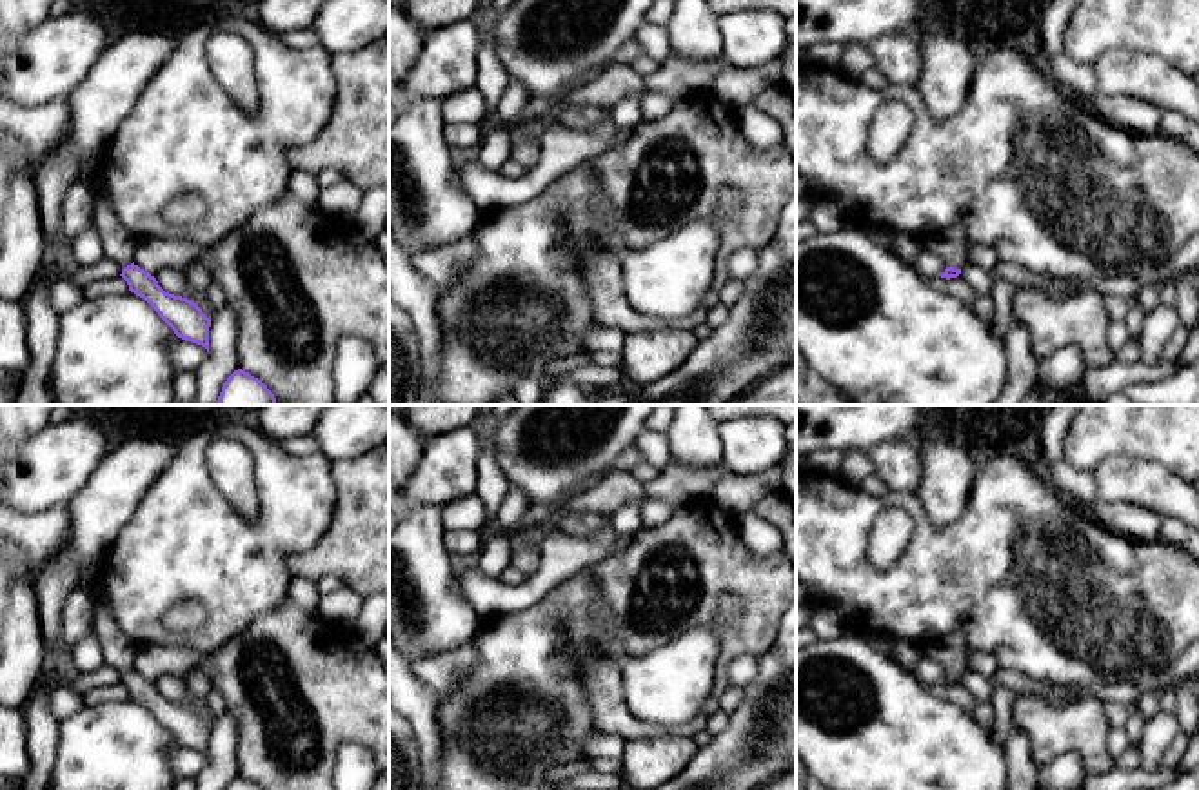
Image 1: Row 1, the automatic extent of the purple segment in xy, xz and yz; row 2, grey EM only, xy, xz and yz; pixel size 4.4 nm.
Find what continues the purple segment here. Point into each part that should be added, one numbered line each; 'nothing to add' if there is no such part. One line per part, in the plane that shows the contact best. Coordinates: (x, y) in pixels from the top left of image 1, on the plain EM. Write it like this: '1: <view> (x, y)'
1: yz (951, 651)

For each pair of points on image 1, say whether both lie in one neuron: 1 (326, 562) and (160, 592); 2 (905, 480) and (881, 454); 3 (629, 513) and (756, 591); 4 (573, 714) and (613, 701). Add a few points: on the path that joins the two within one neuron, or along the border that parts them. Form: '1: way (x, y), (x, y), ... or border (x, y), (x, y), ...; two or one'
1: border (320, 540), (287, 560), (291, 576); two
2: way (901, 474), (887, 460); one
3: border (642, 525), (633, 534); two
4: border (584, 667), (584, 691), (598, 730); two

